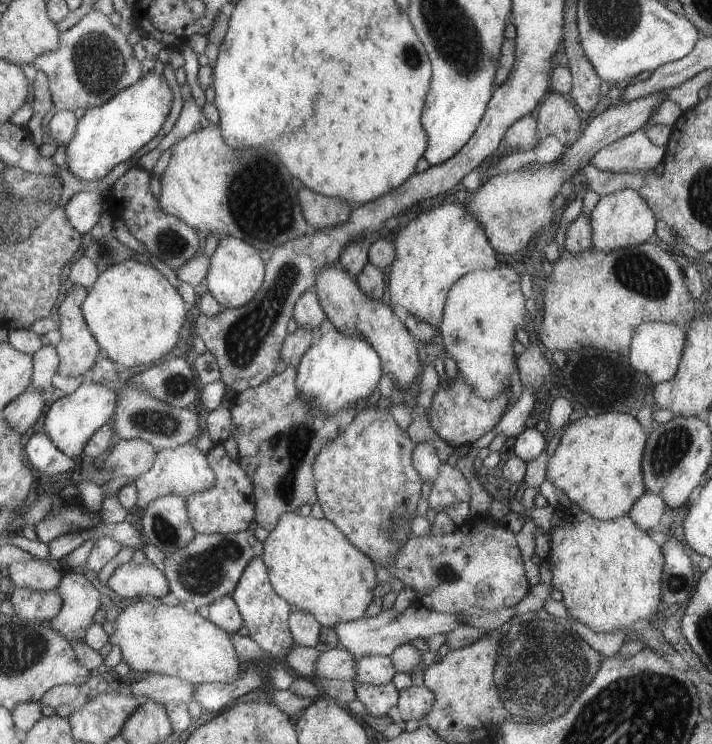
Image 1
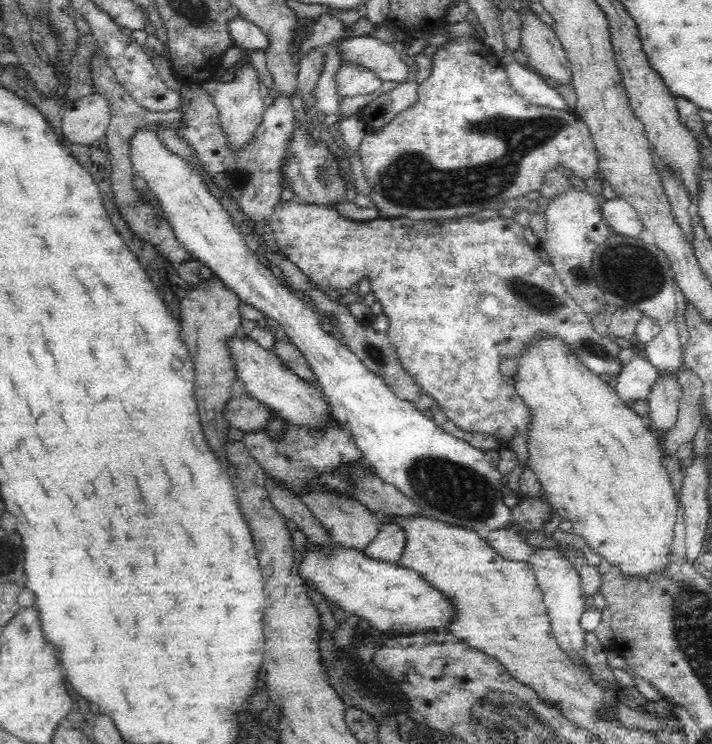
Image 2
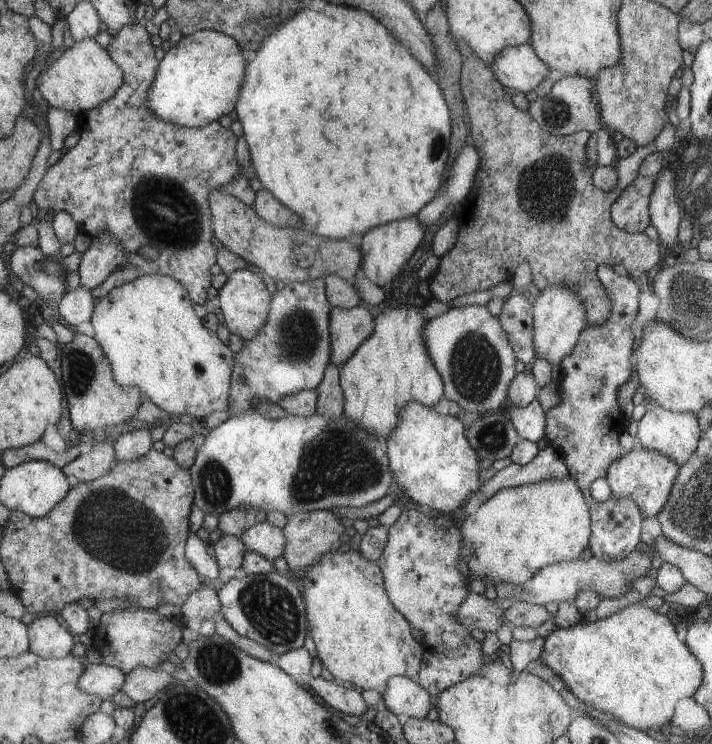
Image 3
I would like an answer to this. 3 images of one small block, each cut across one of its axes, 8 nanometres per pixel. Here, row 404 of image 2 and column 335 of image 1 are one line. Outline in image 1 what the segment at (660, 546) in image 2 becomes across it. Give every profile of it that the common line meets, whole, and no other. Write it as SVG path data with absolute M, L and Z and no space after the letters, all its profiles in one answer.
M297 512L282 514L278 518L278 524L262 542L261 557L275 594L290 603L291 608L308 612L318 620L320 626L333 628L338 622L357 621L363 617L367 604L371 602L376 573L371 560L353 547L340 530L325 518L302 517Z

